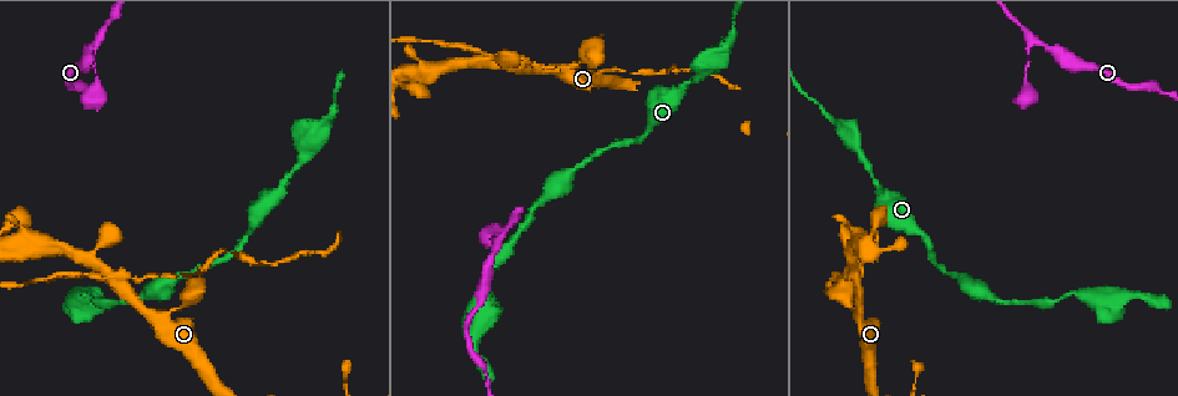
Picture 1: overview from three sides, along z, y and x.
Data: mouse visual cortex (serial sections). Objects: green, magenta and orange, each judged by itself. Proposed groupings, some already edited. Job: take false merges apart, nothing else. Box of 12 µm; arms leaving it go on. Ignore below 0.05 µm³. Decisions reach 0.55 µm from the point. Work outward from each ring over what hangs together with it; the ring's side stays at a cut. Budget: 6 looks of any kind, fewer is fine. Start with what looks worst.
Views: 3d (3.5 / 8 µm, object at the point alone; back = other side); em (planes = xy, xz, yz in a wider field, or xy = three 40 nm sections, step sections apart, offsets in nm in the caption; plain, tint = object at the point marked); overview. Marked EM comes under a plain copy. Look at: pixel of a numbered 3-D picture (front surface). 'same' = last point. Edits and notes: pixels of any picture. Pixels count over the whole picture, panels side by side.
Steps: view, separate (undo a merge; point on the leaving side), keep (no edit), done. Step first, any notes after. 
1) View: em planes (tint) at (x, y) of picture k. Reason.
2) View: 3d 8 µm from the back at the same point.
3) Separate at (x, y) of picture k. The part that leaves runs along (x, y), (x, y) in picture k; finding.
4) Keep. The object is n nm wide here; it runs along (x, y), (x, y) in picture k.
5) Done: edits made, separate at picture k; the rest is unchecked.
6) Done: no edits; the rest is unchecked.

View: 3d 8 µm at (123, 285) of picture 1. Abrupt turn.

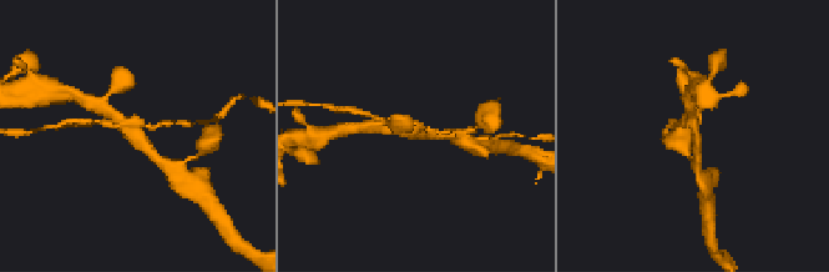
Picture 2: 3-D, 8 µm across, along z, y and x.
View: em xy step 2 (tint) at (697, 131) of picture 2. 4 arms meet here; the arms are 150, 150, 250, 300 nm wide.

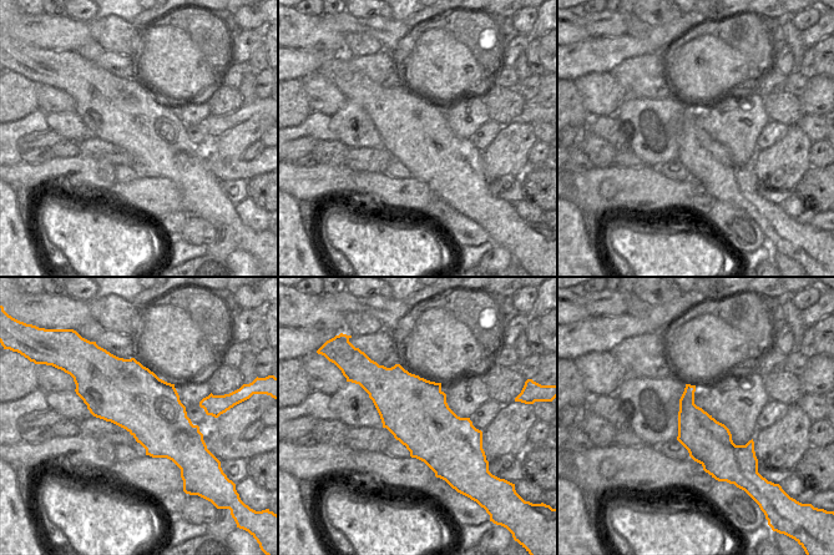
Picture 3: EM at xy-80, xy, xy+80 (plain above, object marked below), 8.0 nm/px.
Separate at (87, 122) of picture 2. A second cell is stuck on.

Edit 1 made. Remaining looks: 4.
View: 3d 3.5 µm at (1034, 43) of picture 1. Sharp bend.

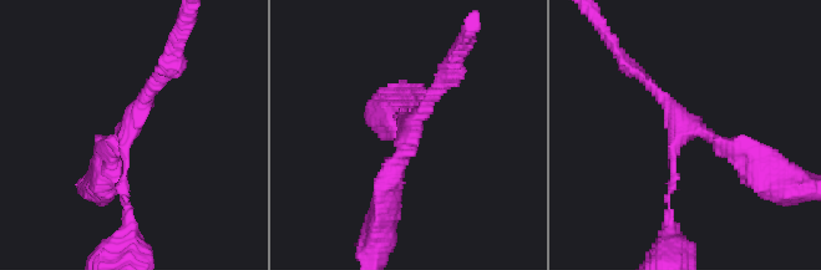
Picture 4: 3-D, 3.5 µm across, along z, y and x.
View: em xy step 5 (tint) at (410, 129) of picture 4. 3 arms meet here; the arms are 100, 200, 300 nm wide.

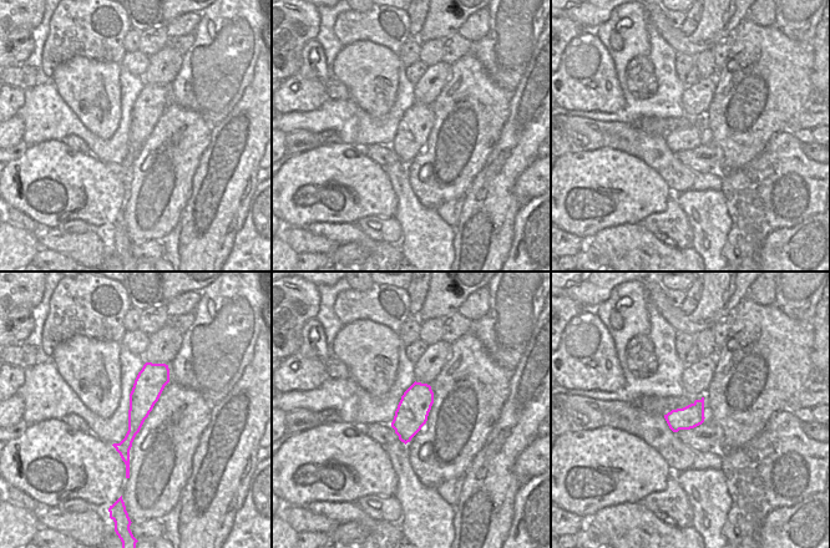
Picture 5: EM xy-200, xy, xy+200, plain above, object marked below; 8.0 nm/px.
Keep. The object is 260 nm wide here; it runs along (751, 168), (685, 130), (672, 148), (669, 210) in picture 4; all the same cell.

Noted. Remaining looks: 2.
View: 3d 3.5 µm at (711, 61) of picture 1. Sudden change in width.

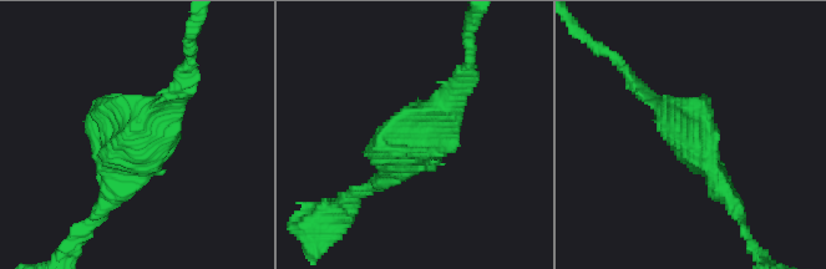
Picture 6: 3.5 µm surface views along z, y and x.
View: em xy step 3 (tint) at (421, 144) of picture 6.

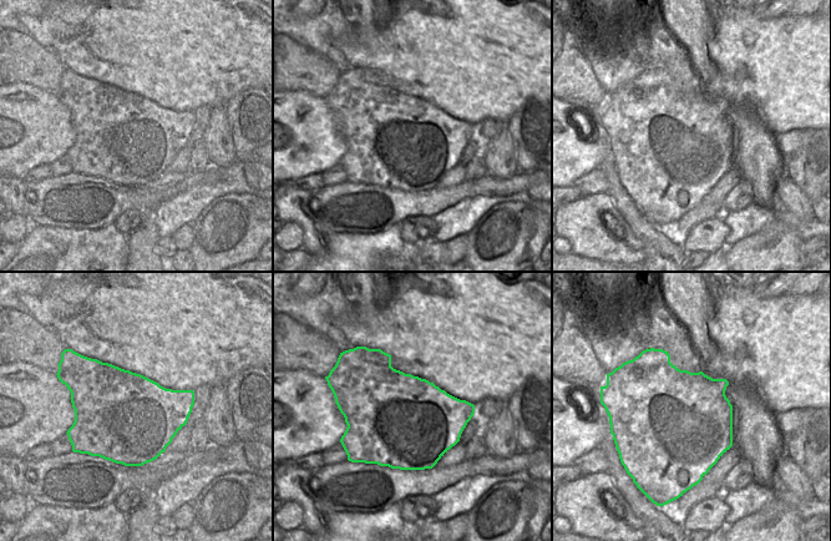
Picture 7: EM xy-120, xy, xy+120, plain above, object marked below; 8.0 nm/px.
Keep. All the same cell.

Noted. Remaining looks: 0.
Done: edits made, separate at picture 2; the rest is unchecked.

